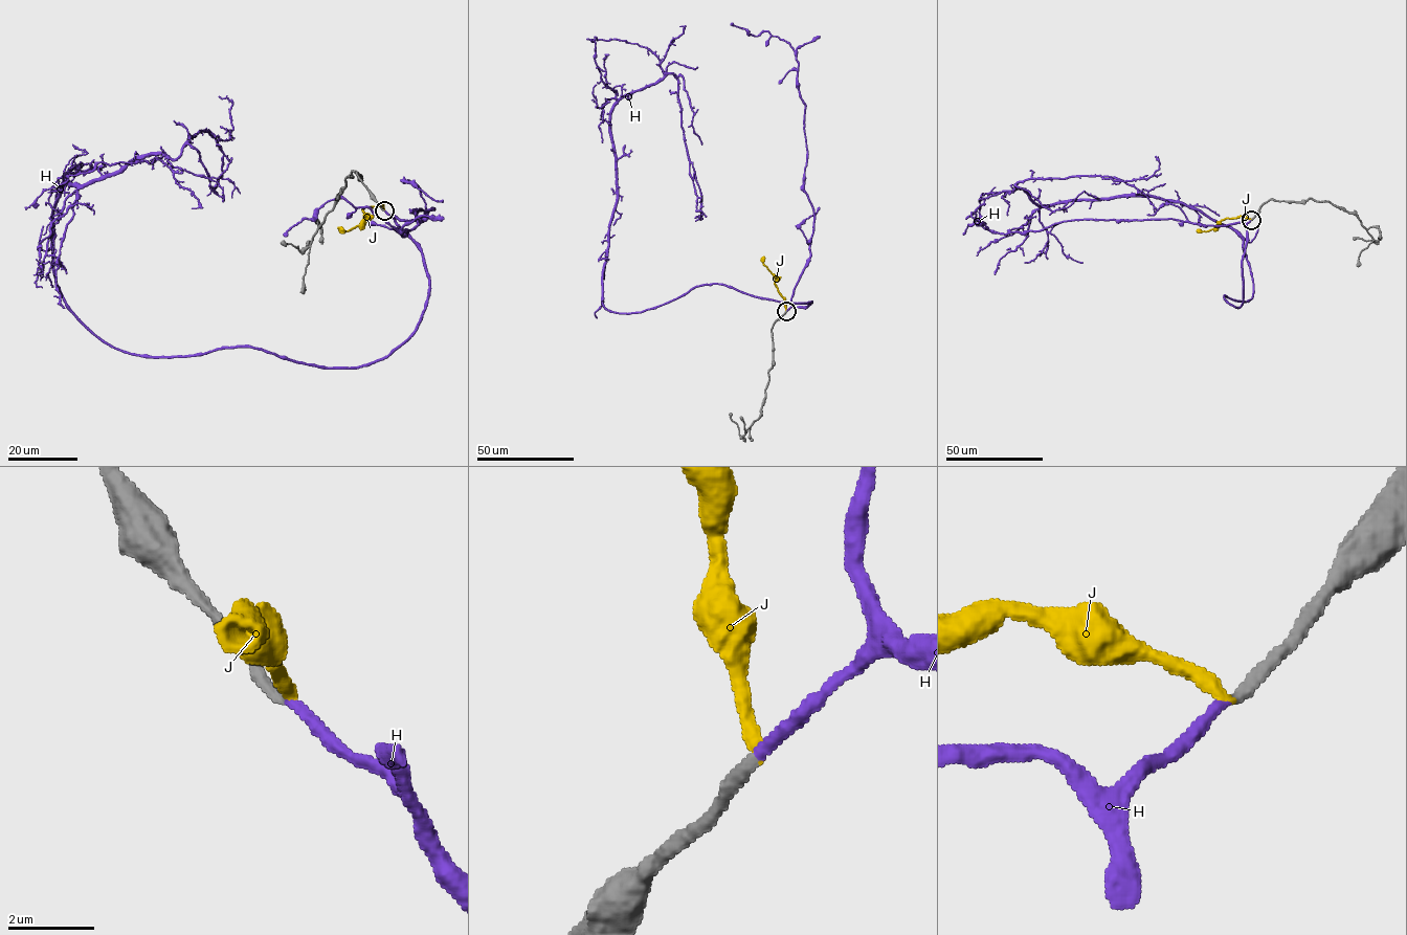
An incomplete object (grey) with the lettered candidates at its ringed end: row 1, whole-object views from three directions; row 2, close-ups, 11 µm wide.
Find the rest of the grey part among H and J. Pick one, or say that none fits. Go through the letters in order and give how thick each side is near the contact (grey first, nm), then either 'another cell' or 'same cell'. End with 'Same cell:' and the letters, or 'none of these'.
H: 300 nm thick on the grey side, 240 nm on the other; same cell
J: 300 nm thick on the grey side, 320 nm on the other; another cell
Same cell: H

